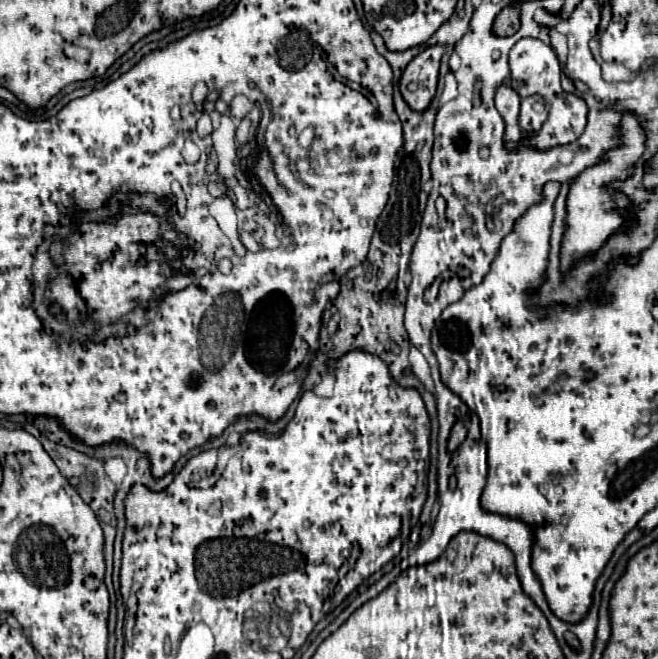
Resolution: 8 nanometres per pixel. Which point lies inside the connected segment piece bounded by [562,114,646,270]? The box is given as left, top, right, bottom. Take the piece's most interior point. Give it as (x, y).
(595, 211)

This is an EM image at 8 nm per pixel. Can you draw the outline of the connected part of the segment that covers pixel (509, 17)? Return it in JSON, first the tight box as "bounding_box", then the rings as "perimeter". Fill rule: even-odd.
{"bounding_box":[494,6,520,36],"perimeter":[[[508,6],[496,16],[496,22],[494,22],[496,36],[512,36],[518,28],[520,28],[520,20],[518,20],[518,10],[514,6]]]}

